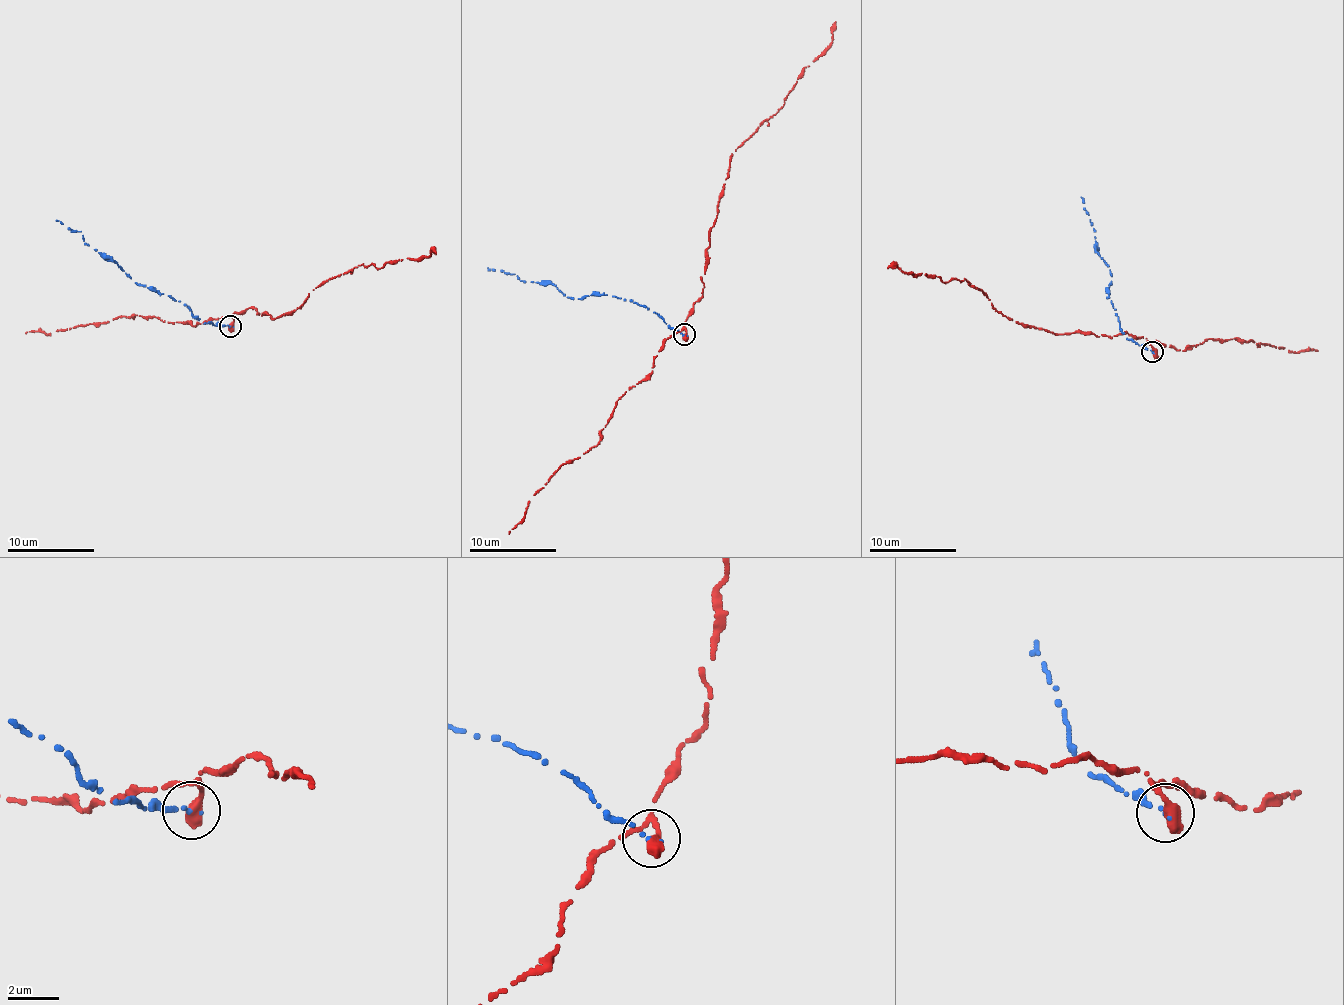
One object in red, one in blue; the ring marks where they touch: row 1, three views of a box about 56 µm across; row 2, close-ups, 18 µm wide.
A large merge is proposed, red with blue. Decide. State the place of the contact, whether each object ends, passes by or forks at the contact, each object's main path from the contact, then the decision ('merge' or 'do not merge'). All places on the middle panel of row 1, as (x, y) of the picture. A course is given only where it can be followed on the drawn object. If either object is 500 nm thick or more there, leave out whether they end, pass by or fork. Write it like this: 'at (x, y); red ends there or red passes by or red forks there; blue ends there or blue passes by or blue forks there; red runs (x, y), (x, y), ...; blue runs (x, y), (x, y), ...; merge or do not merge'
at (684, 334); red runs (683, 335), (683, 325), (702, 295), (710, 228), (730, 159), (774, 115), (805, 67), (832, 40), (836, 22); blue runs (683, 335), (629, 300), (606, 294), (566, 297), (554, 284), (521, 281), (501, 270), (487, 270); do not merge

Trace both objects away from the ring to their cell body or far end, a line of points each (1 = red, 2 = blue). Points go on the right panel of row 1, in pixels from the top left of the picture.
1: (1153, 352), (1146, 338), (1055, 335), (1017, 324), (967, 279), (945, 283), (888, 269)
2: (1153, 352), (1135, 344), (1119, 328), (1108, 298), (1110, 269), (1098, 254), (1094, 229), (1083, 208), (1083, 197)

